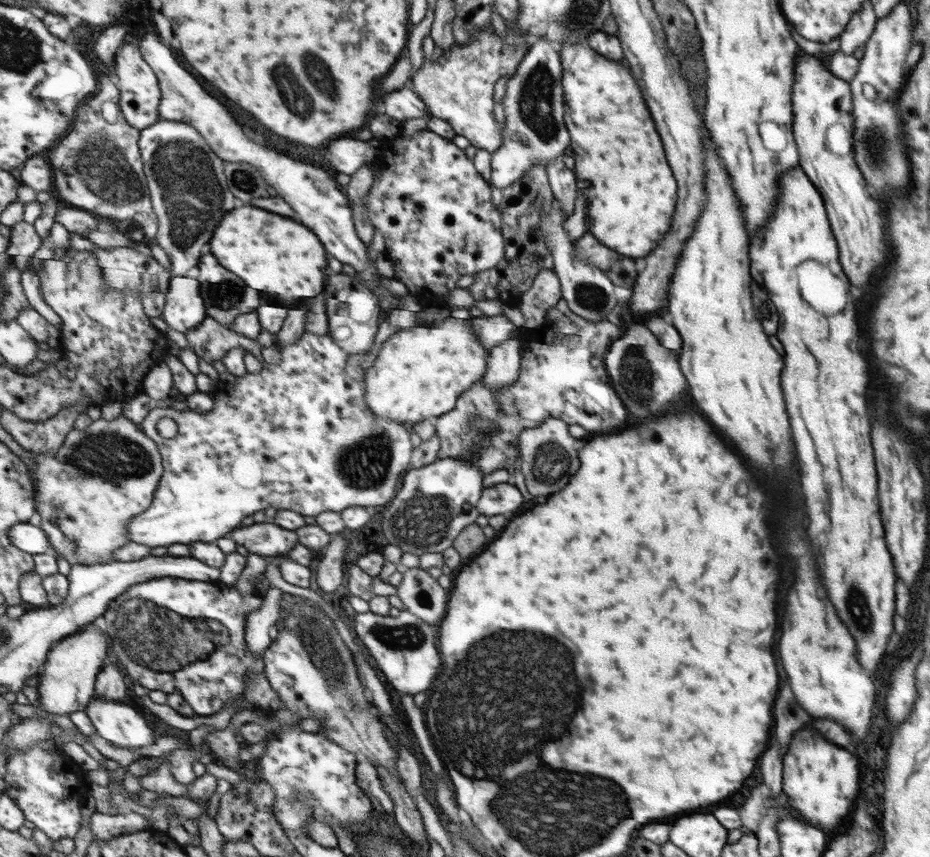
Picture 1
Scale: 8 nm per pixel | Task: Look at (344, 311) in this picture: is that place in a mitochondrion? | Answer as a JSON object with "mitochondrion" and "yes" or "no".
{"mitochondrion":"yes"}

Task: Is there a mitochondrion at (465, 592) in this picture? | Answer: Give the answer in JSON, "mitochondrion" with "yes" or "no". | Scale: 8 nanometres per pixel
{"mitochondrion":"no"}

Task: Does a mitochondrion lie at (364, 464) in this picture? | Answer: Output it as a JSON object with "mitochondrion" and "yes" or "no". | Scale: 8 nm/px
{"mitochondrion":"yes"}

